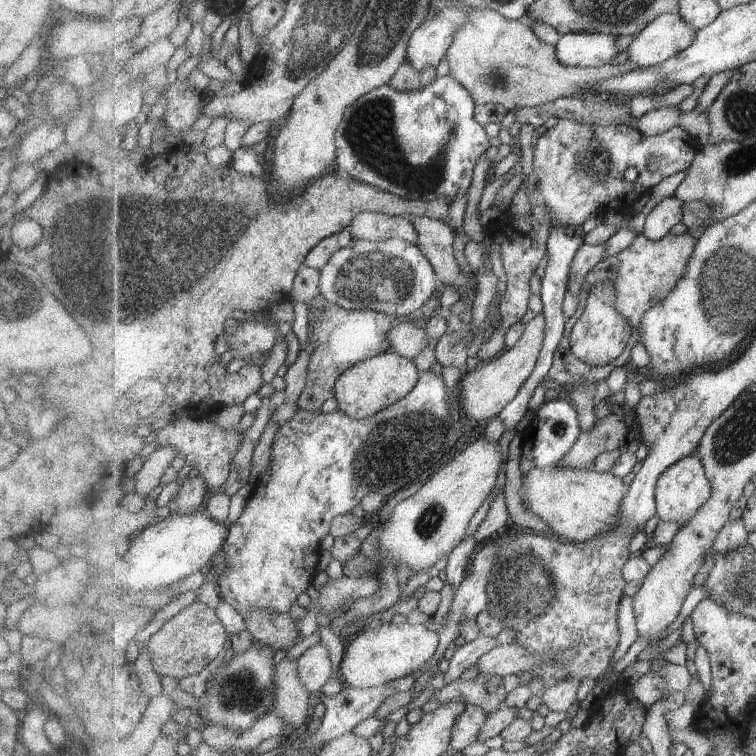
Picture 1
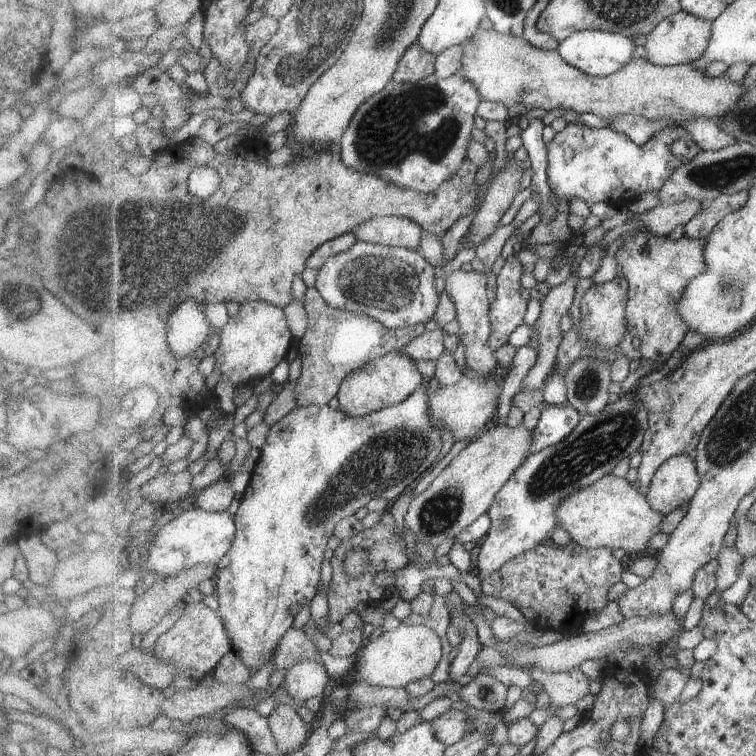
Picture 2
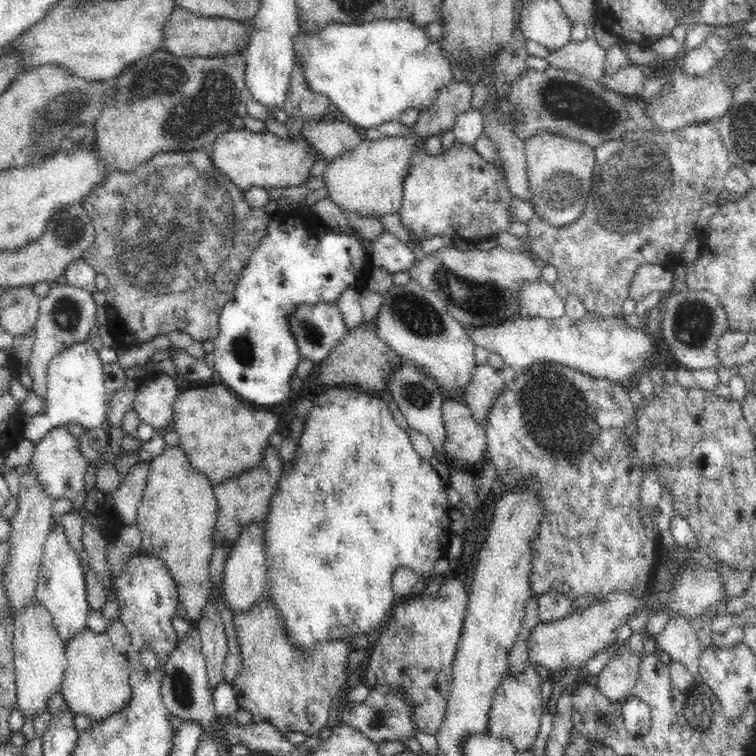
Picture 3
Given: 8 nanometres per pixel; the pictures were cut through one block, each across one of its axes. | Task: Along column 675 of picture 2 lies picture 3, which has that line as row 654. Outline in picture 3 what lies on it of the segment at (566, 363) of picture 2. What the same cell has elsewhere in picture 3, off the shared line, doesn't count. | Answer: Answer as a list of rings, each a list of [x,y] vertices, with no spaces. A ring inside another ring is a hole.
[[[270,598],[259,600],[248,610],[236,610],[233,616],[241,654],[241,670],[233,682],[238,708],[248,710],[254,723],[272,723],[280,732],[301,732],[314,736],[325,734],[332,699],[351,687],[346,666],[354,646],[350,648],[346,644],[348,640],[333,640],[318,644],[312,651],[303,650],[289,637],[285,618]]]

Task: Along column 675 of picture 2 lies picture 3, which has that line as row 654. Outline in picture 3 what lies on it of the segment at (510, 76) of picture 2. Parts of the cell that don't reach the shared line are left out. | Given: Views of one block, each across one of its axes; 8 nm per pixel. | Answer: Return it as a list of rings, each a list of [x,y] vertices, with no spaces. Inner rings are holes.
[[[86,628],[66,640],[68,662],[64,670],[61,694],[74,714],[85,714],[92,721],[101,721],[120,712],[130,702],[129,662],[113,647],[110,637]]]

